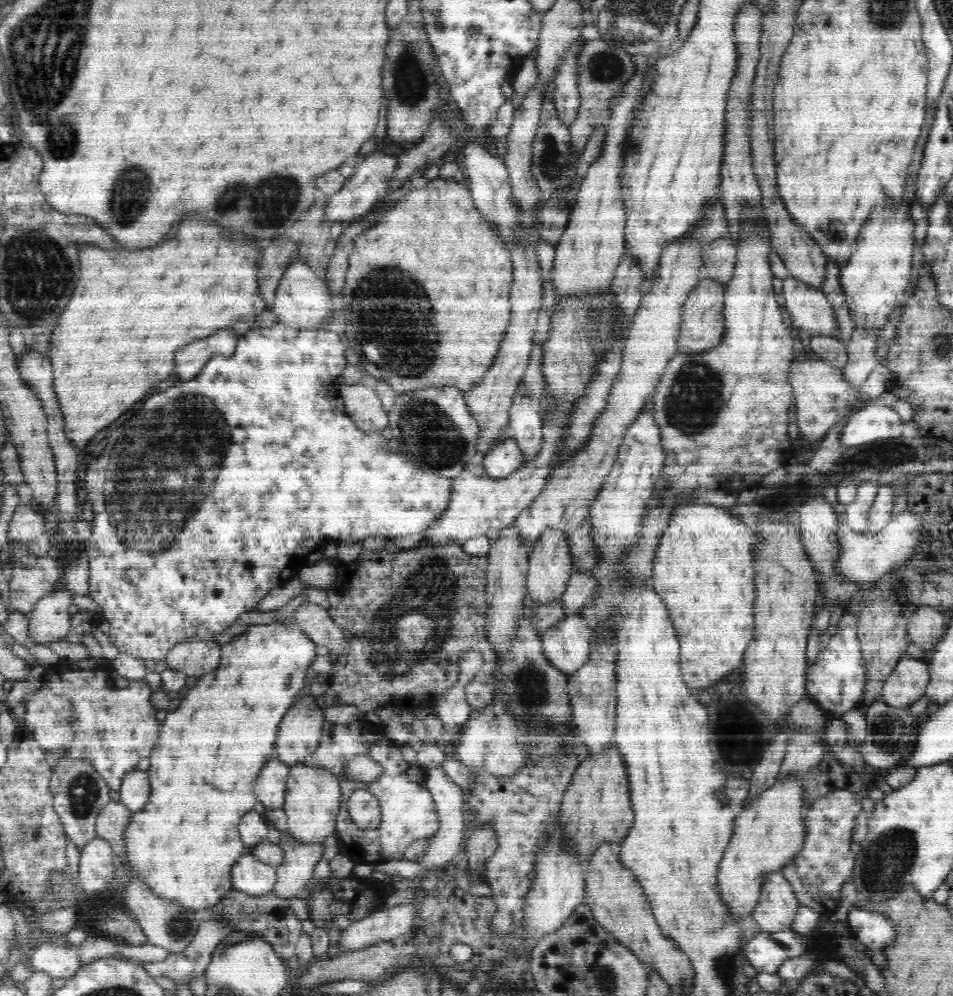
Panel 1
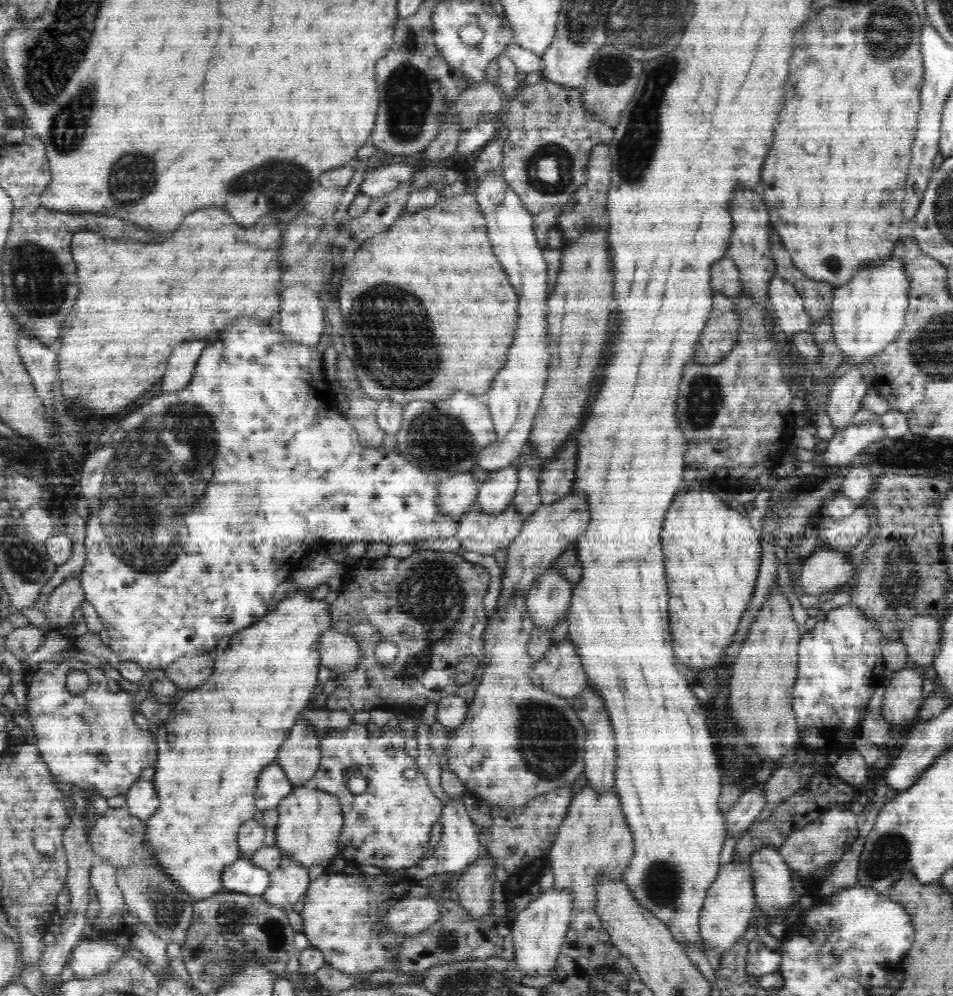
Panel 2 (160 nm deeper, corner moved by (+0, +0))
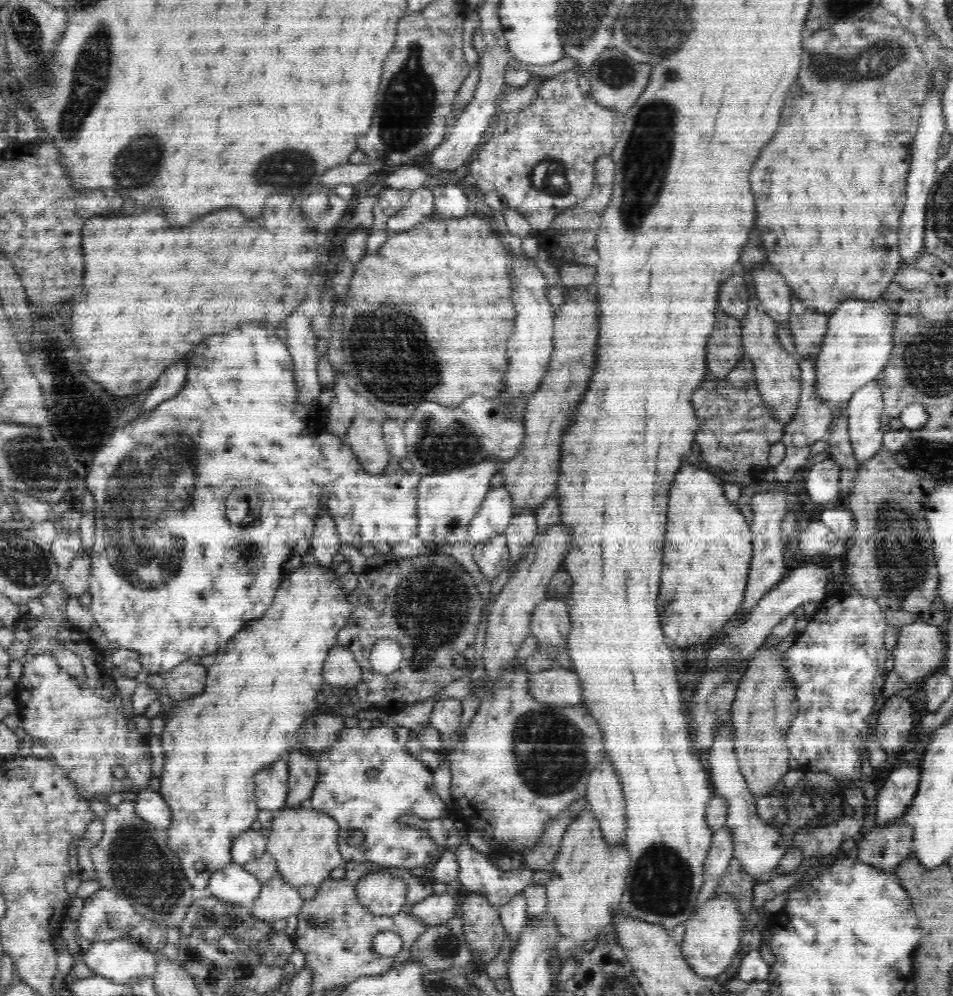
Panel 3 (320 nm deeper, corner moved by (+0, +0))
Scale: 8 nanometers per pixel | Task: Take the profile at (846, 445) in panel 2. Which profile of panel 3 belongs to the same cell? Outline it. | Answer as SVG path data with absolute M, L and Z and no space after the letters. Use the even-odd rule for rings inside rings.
M830 457L817 462L810 467L806 476L801 477L806 496L814 506L827 508L836 503L841 478L841 468L836 460Z

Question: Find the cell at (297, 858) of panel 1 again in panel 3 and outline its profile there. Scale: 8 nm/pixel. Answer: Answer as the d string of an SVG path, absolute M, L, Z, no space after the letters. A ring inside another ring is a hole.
M276 872L261 889L250 911L254 920L273 925L280 919L297 915L303 904L299 890L289 881L282 880L281 873Z

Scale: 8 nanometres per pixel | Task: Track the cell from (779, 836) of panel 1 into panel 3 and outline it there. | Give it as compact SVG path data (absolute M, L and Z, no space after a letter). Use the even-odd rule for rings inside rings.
M721 895L716 899L708 899L704 906L694 912L685 922L685 931L682 934L683 940L680 946L681 953L689 967L698 976L715 978L732 964L740 946L744 924L739 904L735 895Z

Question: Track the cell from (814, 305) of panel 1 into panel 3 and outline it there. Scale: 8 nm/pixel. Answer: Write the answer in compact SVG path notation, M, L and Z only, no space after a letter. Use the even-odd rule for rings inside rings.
M764 262L754 267L752 283L764 313L776 320L780 325L786 325L792 312L792 293L784 277L768 263Z

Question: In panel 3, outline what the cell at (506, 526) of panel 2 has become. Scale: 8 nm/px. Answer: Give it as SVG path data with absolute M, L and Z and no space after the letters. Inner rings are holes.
M499 533L490 540L484 540L482 544L472 545L474 561L478 564L480 572L492 582L502 572L502 568L509 564L510 549L507 537Z

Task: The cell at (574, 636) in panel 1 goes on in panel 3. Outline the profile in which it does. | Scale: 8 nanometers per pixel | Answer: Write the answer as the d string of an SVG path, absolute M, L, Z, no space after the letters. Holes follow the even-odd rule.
M554 665L553 668L530 674L530 694L544 704L575 706L581 704L582 689L576 671Z

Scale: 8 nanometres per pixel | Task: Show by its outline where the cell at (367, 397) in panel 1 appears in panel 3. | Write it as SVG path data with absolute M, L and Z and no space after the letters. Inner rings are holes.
M358 412L348 428L345 440L353 452L356 452L357 460L369 472L373 474L383 472L390 457L381 424L367 420L362 413Z

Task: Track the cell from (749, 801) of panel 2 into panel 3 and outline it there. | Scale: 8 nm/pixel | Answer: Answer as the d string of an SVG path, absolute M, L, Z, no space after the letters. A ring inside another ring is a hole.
M724 826L713 835L712 844L709 846L708 856L705 858L706 879L721 878L730 861L733 859L733 840L730 829Z

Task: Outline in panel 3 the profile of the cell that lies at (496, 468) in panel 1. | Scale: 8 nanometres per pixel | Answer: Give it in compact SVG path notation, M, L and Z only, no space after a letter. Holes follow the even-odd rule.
M496 482L487 492L480 508L467 526L471 544L482 544L499 533L505 534L514 514L510 493Z

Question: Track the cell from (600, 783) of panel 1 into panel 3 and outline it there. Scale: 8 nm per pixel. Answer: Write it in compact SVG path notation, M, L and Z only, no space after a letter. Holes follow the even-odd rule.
M584 814L570 824L550 867L551 879L545 883L547 905L544 914L557 925L563 938L574 942L594 940L604 926L611 926L614 918L611 913L621 908L631 865L629 852L625 844L609 844L604 835L592 814Z

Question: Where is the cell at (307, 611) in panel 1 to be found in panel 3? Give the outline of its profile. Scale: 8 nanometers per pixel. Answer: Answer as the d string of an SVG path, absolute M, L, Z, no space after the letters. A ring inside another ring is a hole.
M336 644L330 648L323 664L323 681L330 684L334 691L341 688L355 688L362 680L362 671L353 652L345 645Z

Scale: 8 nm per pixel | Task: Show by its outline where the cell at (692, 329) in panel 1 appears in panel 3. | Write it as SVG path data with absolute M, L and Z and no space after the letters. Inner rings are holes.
M717 308L714 328L707 341L706 364L712 377L726 377L737 361L743 358L743 326Z

